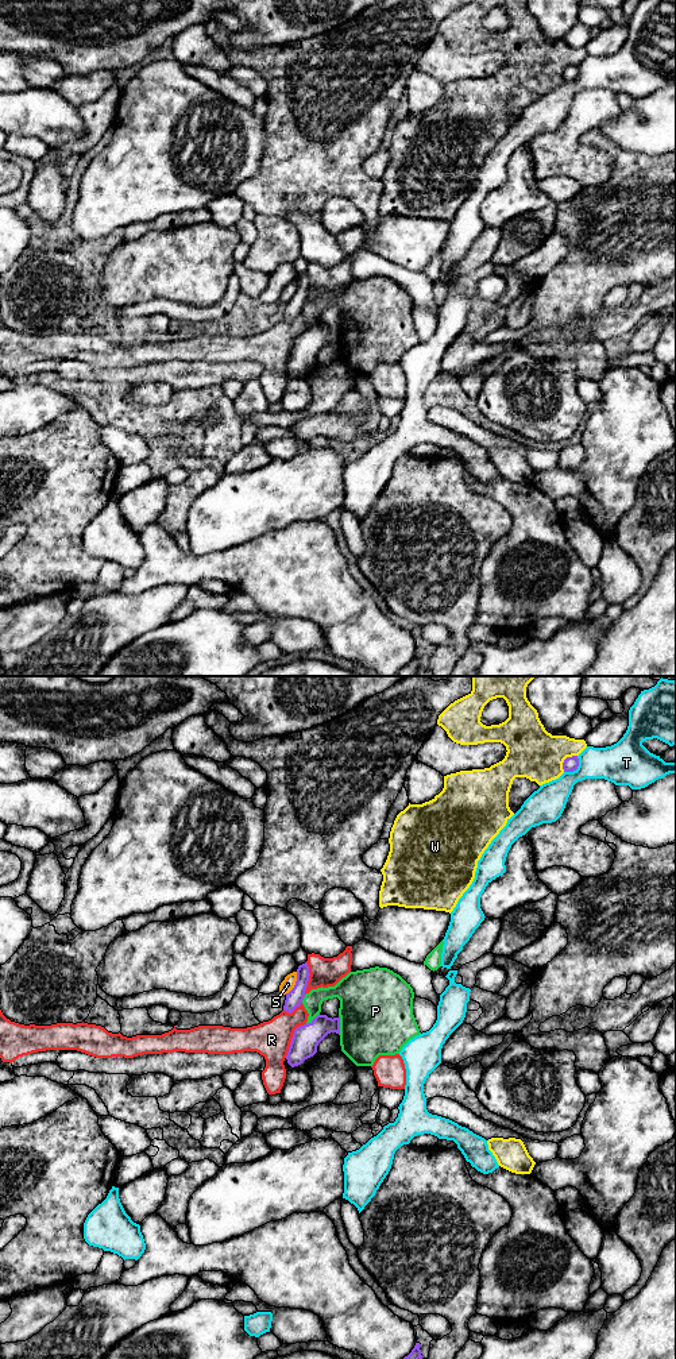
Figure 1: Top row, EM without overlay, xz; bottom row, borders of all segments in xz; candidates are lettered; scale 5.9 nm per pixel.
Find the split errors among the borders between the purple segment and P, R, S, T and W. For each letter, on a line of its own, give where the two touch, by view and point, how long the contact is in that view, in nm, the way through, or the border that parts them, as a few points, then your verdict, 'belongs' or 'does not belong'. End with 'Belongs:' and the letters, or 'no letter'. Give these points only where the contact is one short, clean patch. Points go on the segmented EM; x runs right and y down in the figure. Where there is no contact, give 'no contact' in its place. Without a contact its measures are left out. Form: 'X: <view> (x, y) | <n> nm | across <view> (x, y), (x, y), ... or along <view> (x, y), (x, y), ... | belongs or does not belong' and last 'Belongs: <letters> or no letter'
P: xz (339, 1024) | 120 nm | does not belong
R: xz (292, 1038) | 240 nm | does not belong
S: xz (296, 984) | 150 nm | along xz (297, 972), (294, 985), (285, 993) | does not belong
T: xz (576, 768) | 130 nm | does not belong
W: xz (564, 760) | 130 nm | does not belong
Belongs: no letter

